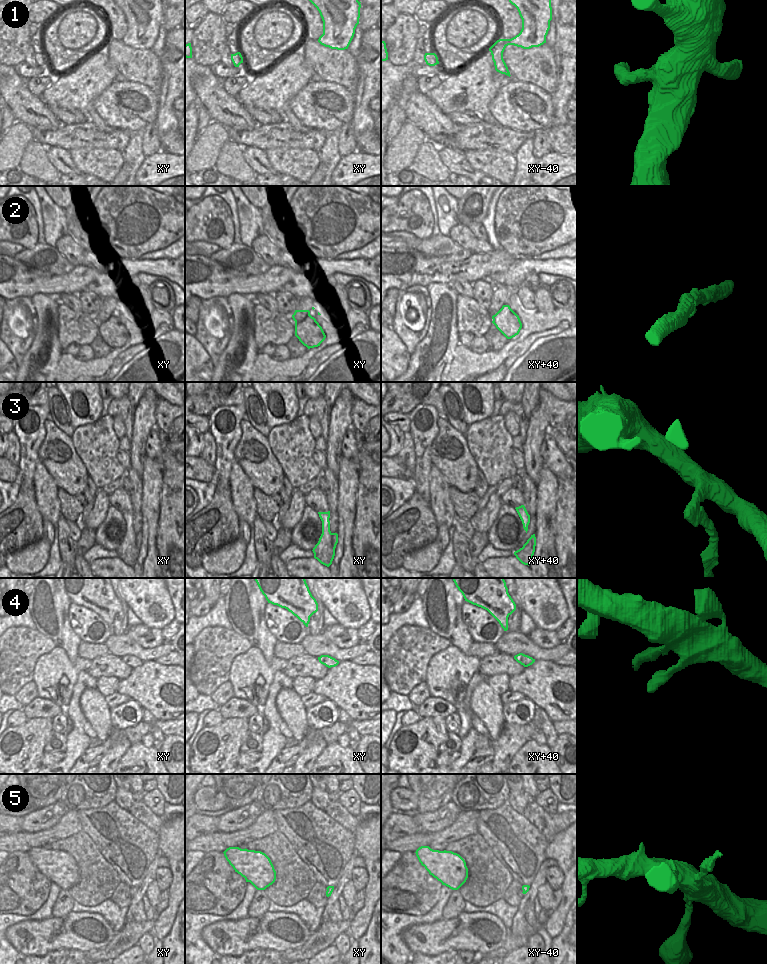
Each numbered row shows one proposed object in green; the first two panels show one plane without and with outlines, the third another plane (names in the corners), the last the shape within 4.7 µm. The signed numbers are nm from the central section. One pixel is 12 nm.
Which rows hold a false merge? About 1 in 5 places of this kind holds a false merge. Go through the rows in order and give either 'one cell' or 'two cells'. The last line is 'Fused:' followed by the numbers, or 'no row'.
1: one cell
2: one cell
3: two cells
4: one cell
5: two cells
Fused: 3, 5

